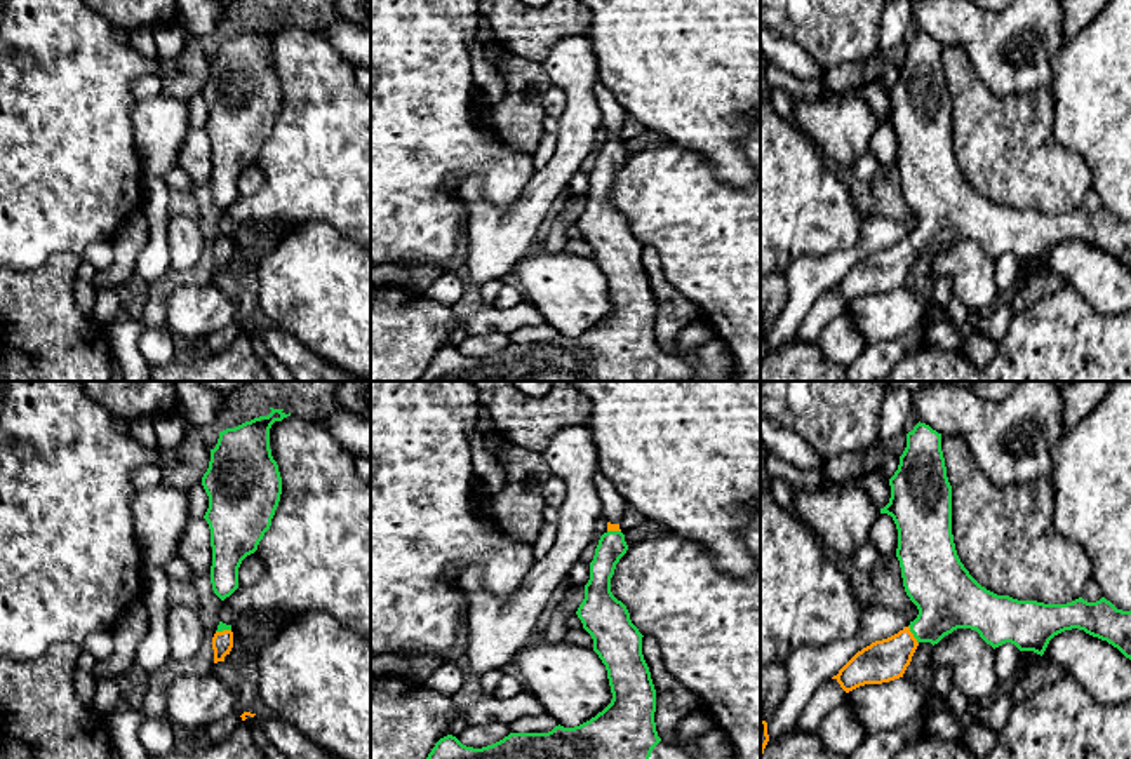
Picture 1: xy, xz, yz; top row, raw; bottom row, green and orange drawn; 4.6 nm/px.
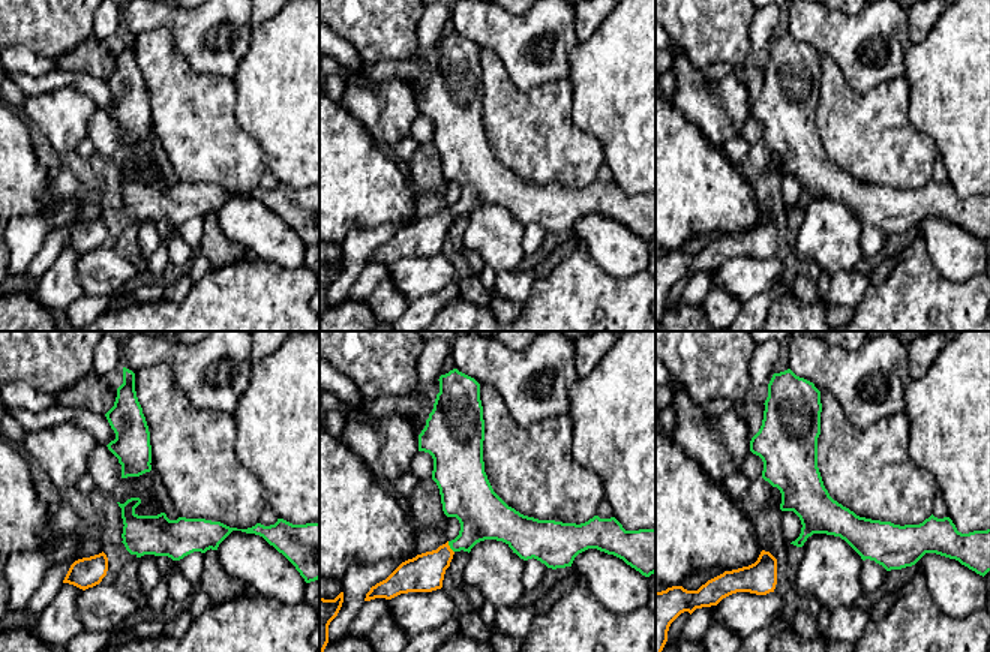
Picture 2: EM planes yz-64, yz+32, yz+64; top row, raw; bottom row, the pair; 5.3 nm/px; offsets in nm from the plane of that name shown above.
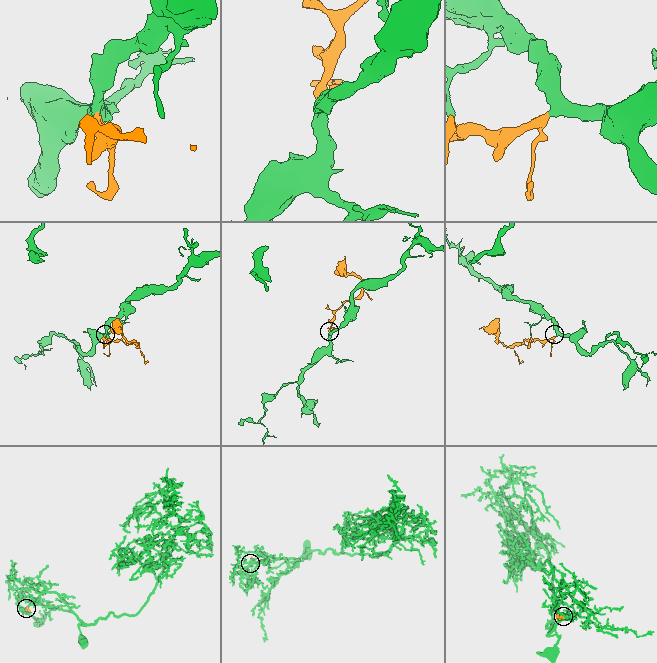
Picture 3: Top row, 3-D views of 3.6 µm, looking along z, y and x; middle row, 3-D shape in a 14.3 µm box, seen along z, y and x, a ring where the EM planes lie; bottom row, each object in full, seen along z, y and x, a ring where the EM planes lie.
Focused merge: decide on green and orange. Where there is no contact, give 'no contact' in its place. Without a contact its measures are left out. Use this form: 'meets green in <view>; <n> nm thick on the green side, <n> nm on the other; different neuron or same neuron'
meets green in yz; 300 nm thick on the green side, 190 nm on the other; same neuron

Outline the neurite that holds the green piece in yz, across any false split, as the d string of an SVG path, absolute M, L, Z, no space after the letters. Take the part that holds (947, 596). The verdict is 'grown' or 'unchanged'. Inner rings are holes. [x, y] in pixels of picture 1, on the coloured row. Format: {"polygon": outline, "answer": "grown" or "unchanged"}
{"polygon": "M917 423L907 433L907 447L900 465L889 479L891 498L880 514L893 517L898 529L896 557L901 568L903 587L919 615L898 634L875 641L858 651L835 679L849 693L865 684L882 684L903 677L920 642L938 644L957 628L971 628L994 649L1011 642L1020 651L1044 655L1049 641L1072 628L1107 641L1131 660L1131 611L1117 609L1101 597L1088 602L1082 597L1067 604L1044 604L997 595L981 587L960 562L952 534L952 486L947 477L941 451L941 433L926 423Z", "answer": "grown"}

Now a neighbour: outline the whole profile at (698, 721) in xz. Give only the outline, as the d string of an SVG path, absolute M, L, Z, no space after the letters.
M703 707L693 710L675 726L675 742L684 743L691 738L699 738L715 726L712 715Z

